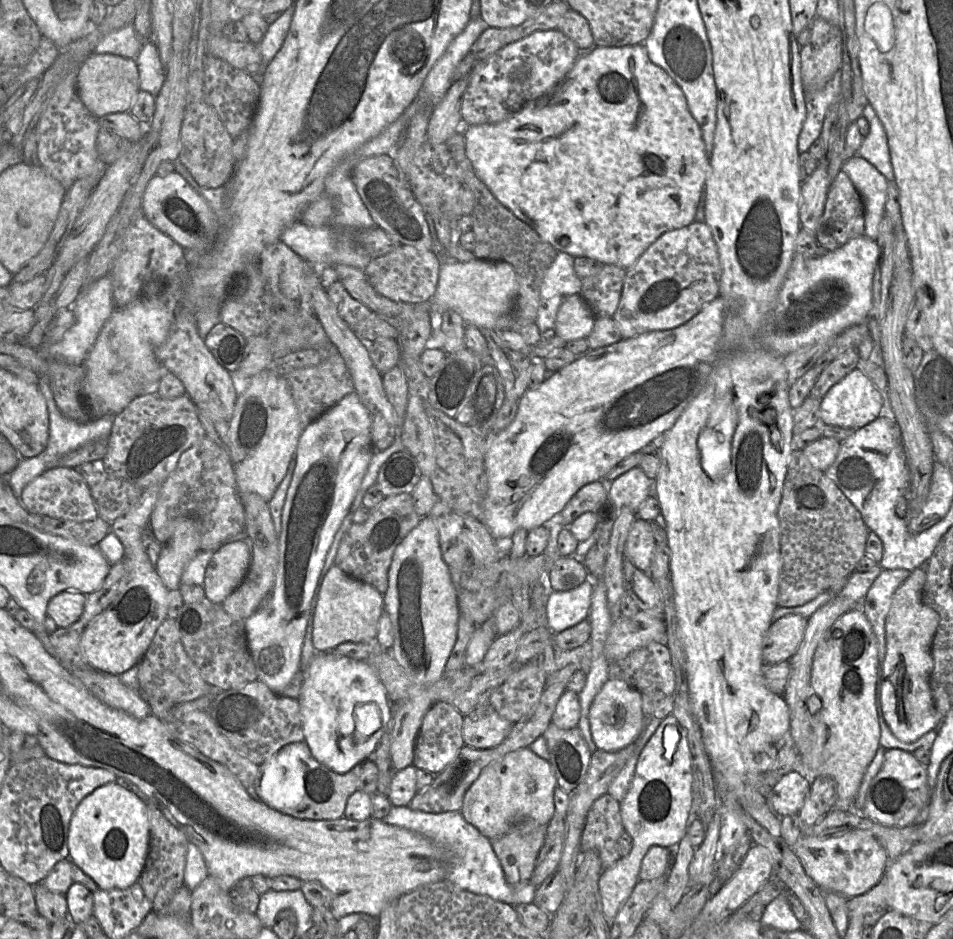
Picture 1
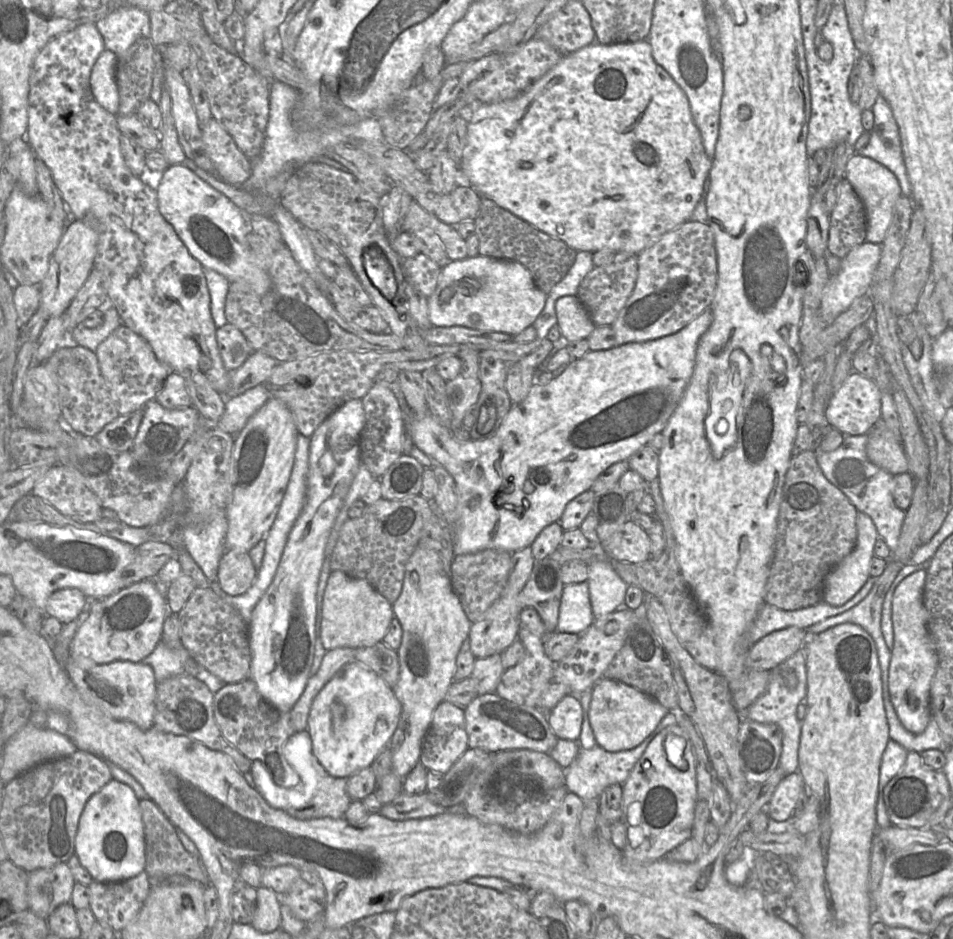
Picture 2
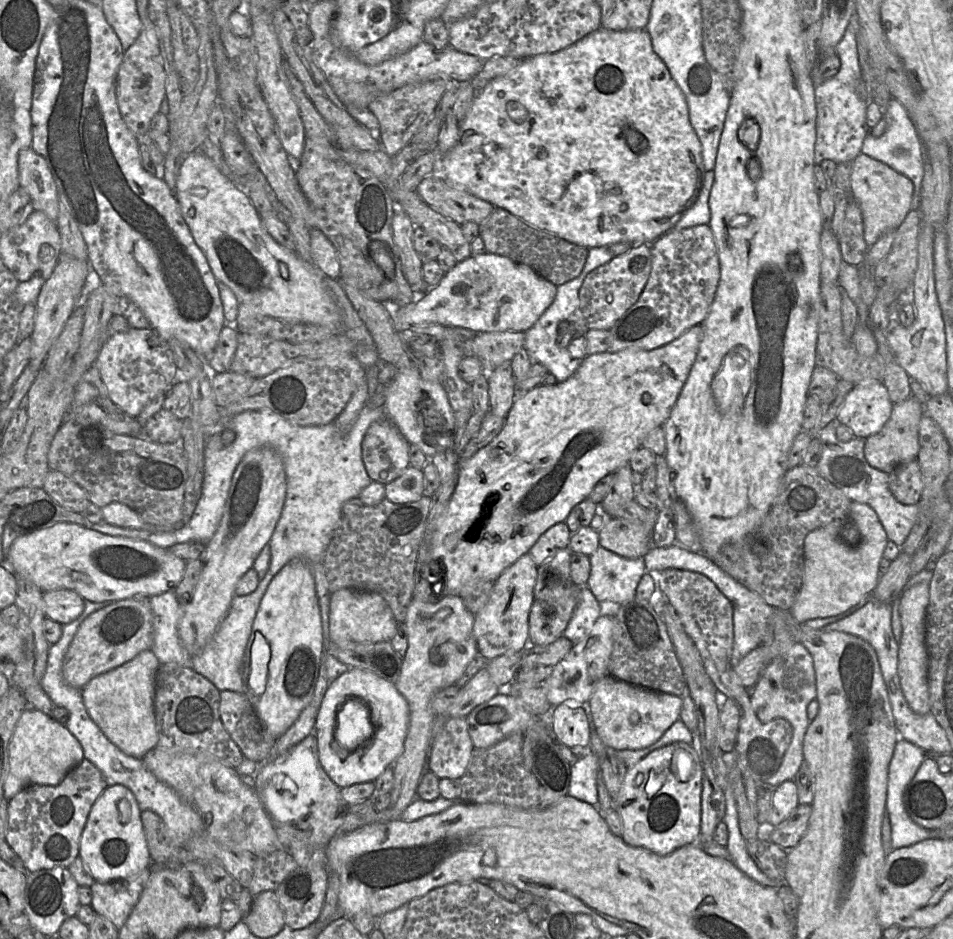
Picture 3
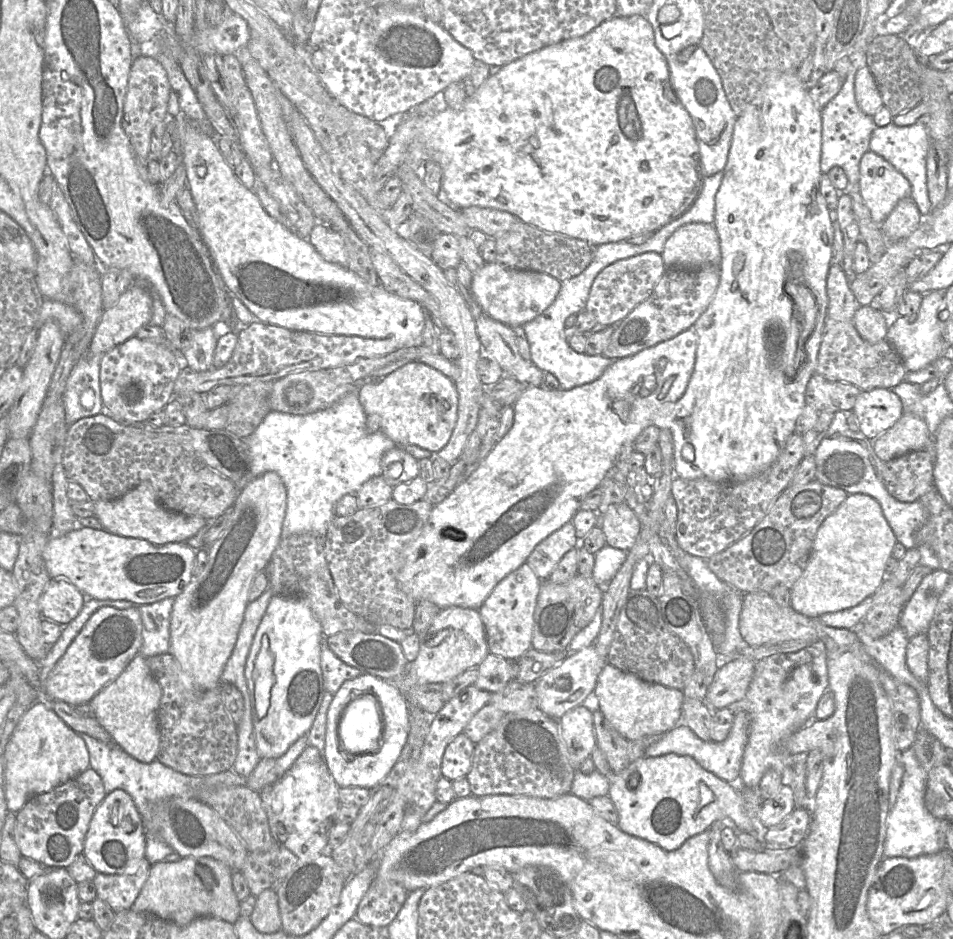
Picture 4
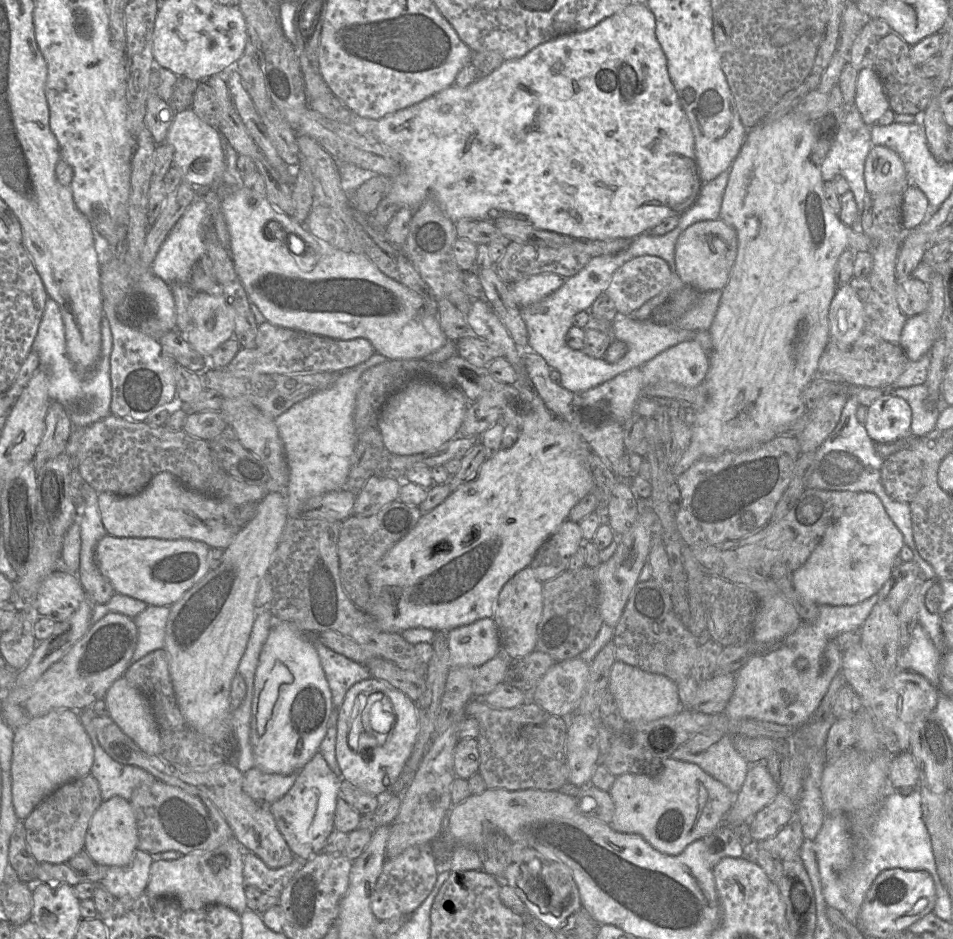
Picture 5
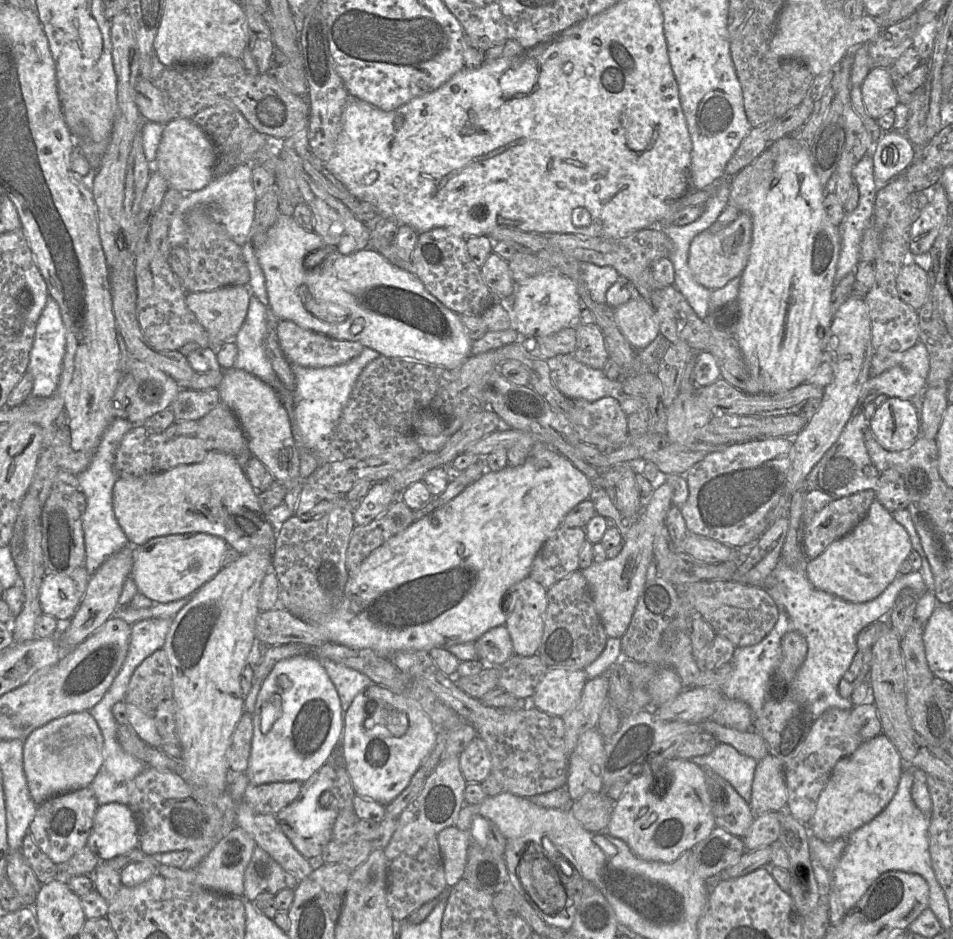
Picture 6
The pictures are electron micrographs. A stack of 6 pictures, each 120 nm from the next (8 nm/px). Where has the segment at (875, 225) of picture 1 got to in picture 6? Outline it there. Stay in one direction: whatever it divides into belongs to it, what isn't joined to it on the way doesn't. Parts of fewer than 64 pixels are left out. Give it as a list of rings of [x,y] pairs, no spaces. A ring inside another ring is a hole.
[[[903,131],[884,132],[873,155],[876,180],[887,185],[907,170],[916,159],[916,148]]]

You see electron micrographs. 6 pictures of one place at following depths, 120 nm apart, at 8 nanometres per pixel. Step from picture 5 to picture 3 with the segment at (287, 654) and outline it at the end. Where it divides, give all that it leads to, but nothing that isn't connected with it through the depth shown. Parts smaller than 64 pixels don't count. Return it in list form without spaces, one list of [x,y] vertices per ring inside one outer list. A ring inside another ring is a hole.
[[[291,561],[272,578],[260,601],[242,663],[244,694],[273,737],[284,734],[312,701],[324,650],[314,575],[305,561]]]

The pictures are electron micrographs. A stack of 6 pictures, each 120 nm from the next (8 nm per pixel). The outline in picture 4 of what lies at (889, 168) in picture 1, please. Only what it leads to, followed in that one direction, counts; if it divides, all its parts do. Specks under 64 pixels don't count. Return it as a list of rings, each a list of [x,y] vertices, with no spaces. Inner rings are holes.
[[[890,123],[883,127],[876,126],[869,142],[869,151],[883,157],[908,179],[911,185],[910,196],[917,204],[922,215],[931,212],[931,202],[927,190],[927,155],[929,146],[930,138],[926,126],[923,124],[898,126]]]

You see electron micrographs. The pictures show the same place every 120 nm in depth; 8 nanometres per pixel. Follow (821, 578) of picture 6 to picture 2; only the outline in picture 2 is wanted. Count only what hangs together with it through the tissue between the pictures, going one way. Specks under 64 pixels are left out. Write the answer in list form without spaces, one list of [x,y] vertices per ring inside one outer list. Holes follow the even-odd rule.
[[[858,512],[856,525],[857,543],[854,550],[824,579],[822,601],[831,606],[848,602],[870,577],[870,563],[879,534],[871,517],[863,512]]]

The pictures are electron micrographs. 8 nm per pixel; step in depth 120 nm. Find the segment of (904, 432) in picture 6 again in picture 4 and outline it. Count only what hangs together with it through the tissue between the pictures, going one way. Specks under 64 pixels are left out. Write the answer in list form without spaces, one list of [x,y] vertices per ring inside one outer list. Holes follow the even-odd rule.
[[[875,388],[861,392],[852,412],[859,420],[859,431],[874,440],[897,423],[904,407],[891,389]]]

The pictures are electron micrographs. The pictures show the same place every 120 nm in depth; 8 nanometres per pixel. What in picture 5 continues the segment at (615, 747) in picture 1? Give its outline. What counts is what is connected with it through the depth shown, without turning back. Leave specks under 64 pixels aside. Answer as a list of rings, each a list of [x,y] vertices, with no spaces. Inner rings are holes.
[[[615,661],[612,666],[608,691],[614,696],[622,717],[628,722],[653,721],[681,711],[677,683],[664,675],[649,673],[622,661]]]

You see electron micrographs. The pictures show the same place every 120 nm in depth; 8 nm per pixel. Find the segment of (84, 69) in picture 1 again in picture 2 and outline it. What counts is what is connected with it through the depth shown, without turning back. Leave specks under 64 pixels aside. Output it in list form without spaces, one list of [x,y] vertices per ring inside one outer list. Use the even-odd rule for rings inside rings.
[[[105,50],[95,62],[90,87],[95,100],[108,112],[119,114],[119,91],[116,79],[118,57],[114,52]]]

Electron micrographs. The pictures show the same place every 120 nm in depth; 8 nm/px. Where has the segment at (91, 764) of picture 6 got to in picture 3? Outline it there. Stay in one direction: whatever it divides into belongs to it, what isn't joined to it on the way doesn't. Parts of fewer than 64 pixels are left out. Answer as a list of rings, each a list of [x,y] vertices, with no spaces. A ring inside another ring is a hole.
[[[32,707],[18,719],[8,750],[9,769],[3,785],[7,801],[30,785],[58,785],[84,759],[81,744],[65,725]]]

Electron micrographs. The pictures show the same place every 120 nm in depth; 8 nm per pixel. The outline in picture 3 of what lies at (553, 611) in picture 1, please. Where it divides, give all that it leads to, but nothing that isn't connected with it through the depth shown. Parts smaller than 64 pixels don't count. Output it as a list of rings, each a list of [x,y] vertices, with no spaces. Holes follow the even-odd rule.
[[[582,586],[577,606],[563,635],[574,644],[577,643],[591,632],[601,615],[600,603],[588,586]]]

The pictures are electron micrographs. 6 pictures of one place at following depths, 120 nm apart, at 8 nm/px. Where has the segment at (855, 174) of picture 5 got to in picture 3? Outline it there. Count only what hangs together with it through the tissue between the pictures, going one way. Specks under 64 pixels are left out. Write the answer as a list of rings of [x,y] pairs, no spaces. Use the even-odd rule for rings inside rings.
[[[854,14],[842,39],[834,48],[841,63],[838,73],[830,79],[816,83],[814,87],[817,109],[815,164],[820,164],[825,159],[833,160],[837,164],[853,162],[861,153],[863,142],[870,130],[866,123],[868,103],[859,96],[856,90],[857,82],[861,81],[861,68],[857,50],[858,31],[858,18]]]

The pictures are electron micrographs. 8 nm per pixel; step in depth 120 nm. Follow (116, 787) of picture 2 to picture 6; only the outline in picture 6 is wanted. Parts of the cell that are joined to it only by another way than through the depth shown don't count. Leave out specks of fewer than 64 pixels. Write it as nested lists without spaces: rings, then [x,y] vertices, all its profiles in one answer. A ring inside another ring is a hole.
[[[128,805],[98,807],[87,846],[100,861],[114,859],[138,847],[138,826]]]

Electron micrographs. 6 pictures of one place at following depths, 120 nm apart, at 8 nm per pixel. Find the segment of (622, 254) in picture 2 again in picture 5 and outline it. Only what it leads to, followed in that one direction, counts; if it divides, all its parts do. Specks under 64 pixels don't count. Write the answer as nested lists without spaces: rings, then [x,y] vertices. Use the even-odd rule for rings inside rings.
[[[643,255],[625,262],[614,273],[606,293],[613,300],[618,313],[631,315],[647,301],[660,294],[670,284],[672,270],[668,263],[658,256]]]

